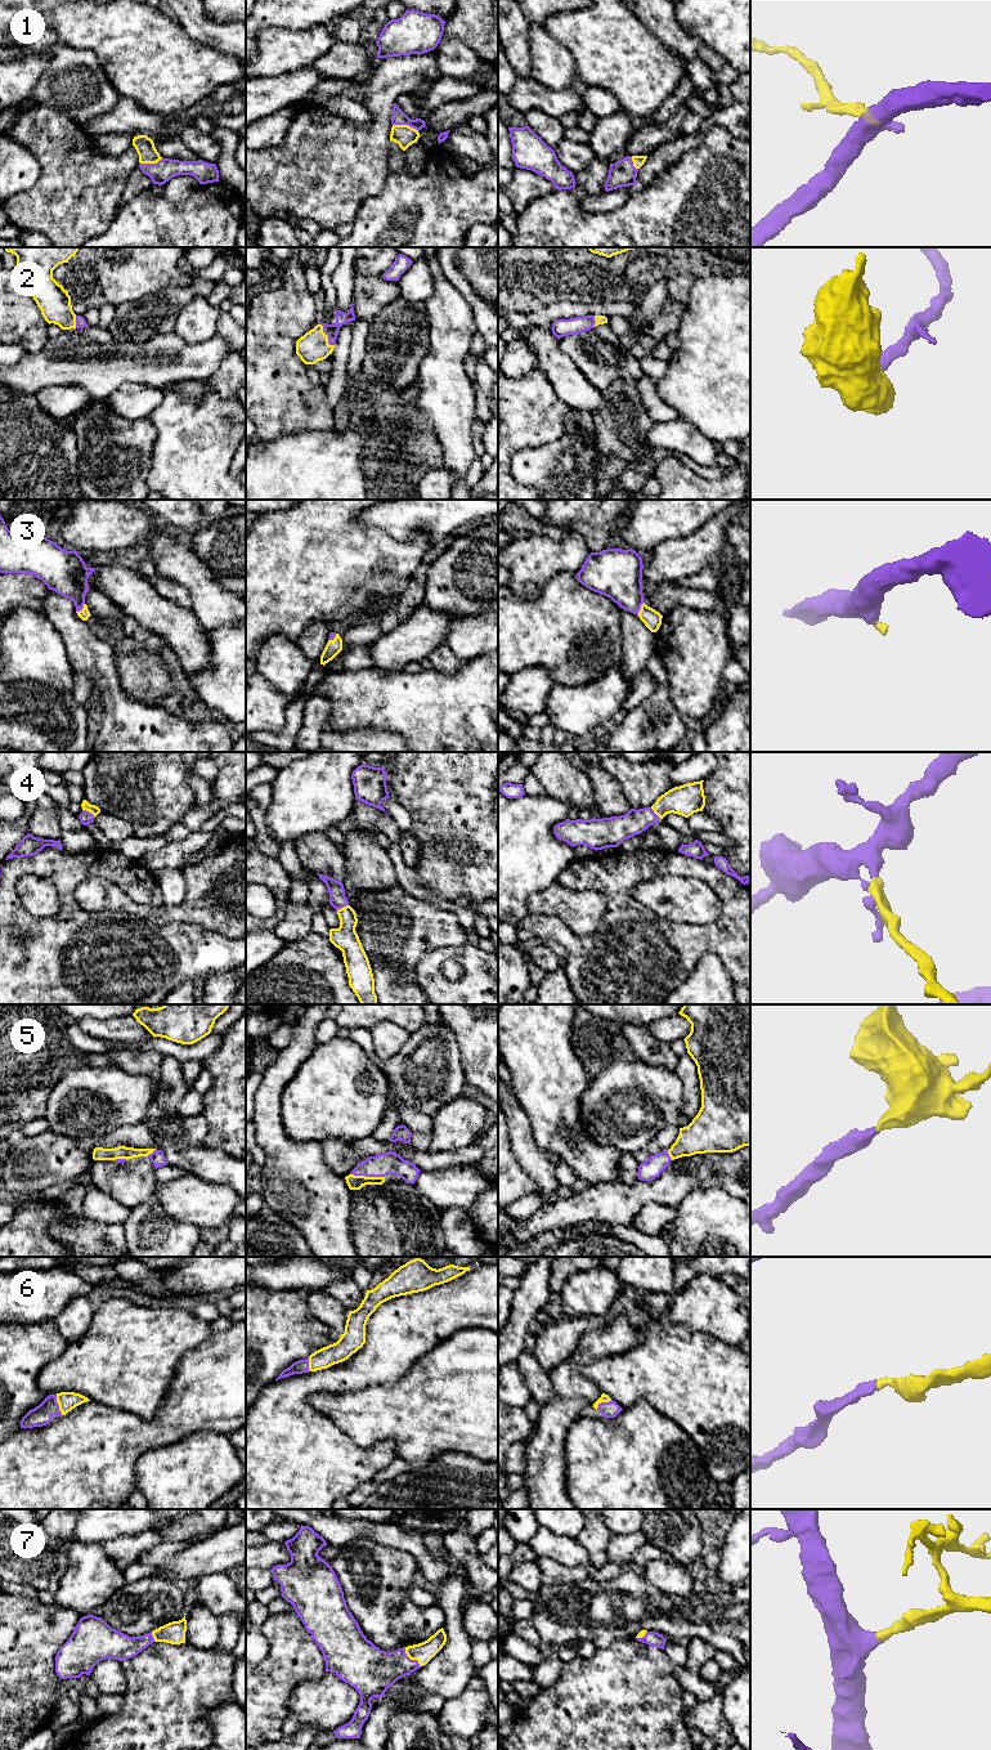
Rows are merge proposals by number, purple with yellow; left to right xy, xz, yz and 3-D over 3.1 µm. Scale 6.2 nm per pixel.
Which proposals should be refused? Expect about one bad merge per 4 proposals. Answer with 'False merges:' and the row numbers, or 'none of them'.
False merges: none of them

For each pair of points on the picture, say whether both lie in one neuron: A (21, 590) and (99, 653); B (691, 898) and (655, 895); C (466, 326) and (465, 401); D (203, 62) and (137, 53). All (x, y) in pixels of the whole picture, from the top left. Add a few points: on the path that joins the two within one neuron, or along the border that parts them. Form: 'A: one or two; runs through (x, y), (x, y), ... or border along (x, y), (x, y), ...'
A: two; border along (49, 590), (43, 611)
B: one; runs through (682, 898), (672, 898), (664, 894)
C: one; runs through (454, 344), (454, 383)
D: one; runs through (187, 62), (153, 61)

